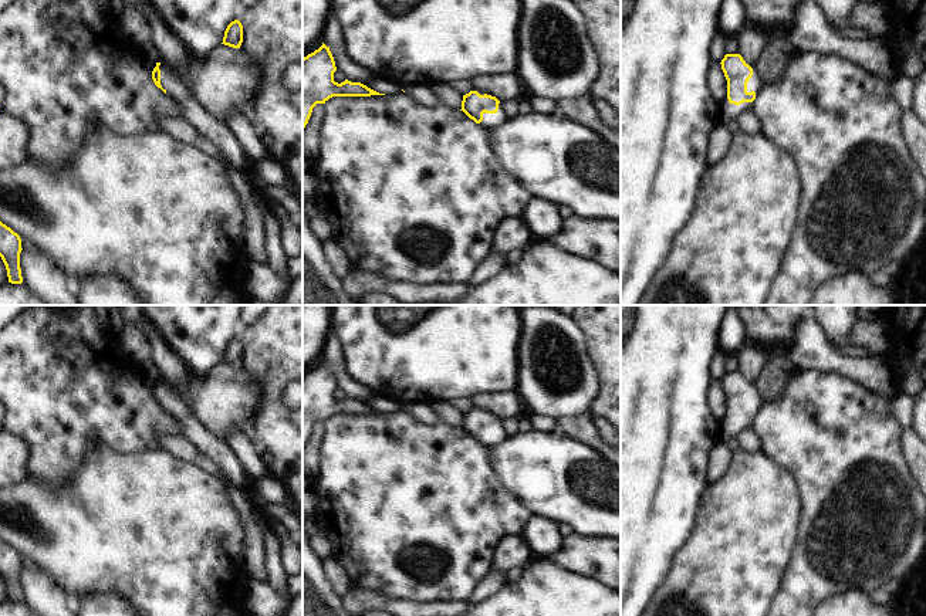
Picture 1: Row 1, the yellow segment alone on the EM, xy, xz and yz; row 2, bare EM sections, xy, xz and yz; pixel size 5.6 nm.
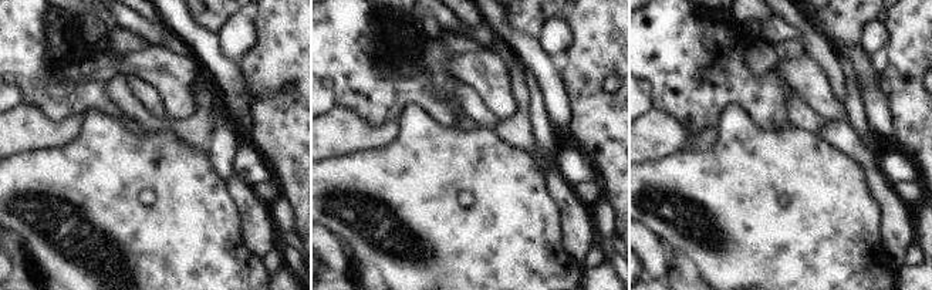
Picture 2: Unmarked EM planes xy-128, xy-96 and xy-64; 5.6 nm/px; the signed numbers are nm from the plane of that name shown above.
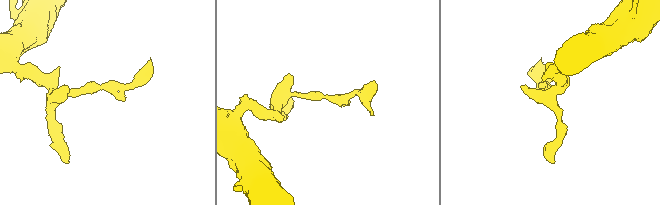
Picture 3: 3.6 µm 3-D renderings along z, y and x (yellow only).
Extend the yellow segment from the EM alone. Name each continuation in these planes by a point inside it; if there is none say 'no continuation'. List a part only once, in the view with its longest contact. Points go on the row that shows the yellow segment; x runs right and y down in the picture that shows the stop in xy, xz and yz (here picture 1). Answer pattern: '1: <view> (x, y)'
1: yz (754, 84)

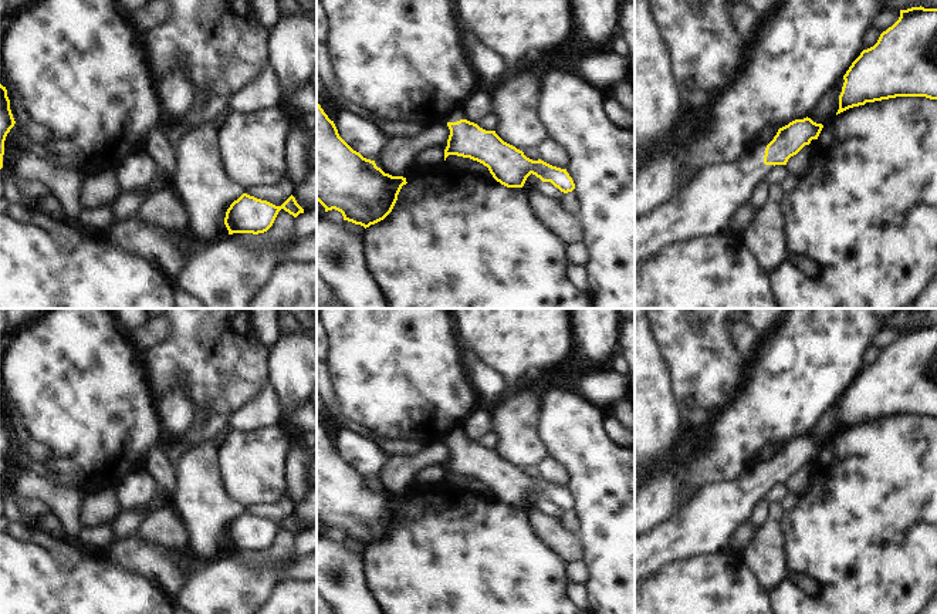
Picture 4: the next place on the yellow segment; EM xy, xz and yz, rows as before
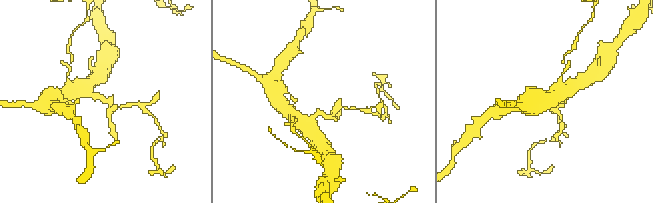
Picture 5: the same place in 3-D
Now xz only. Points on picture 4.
1: xz (456, 115)

